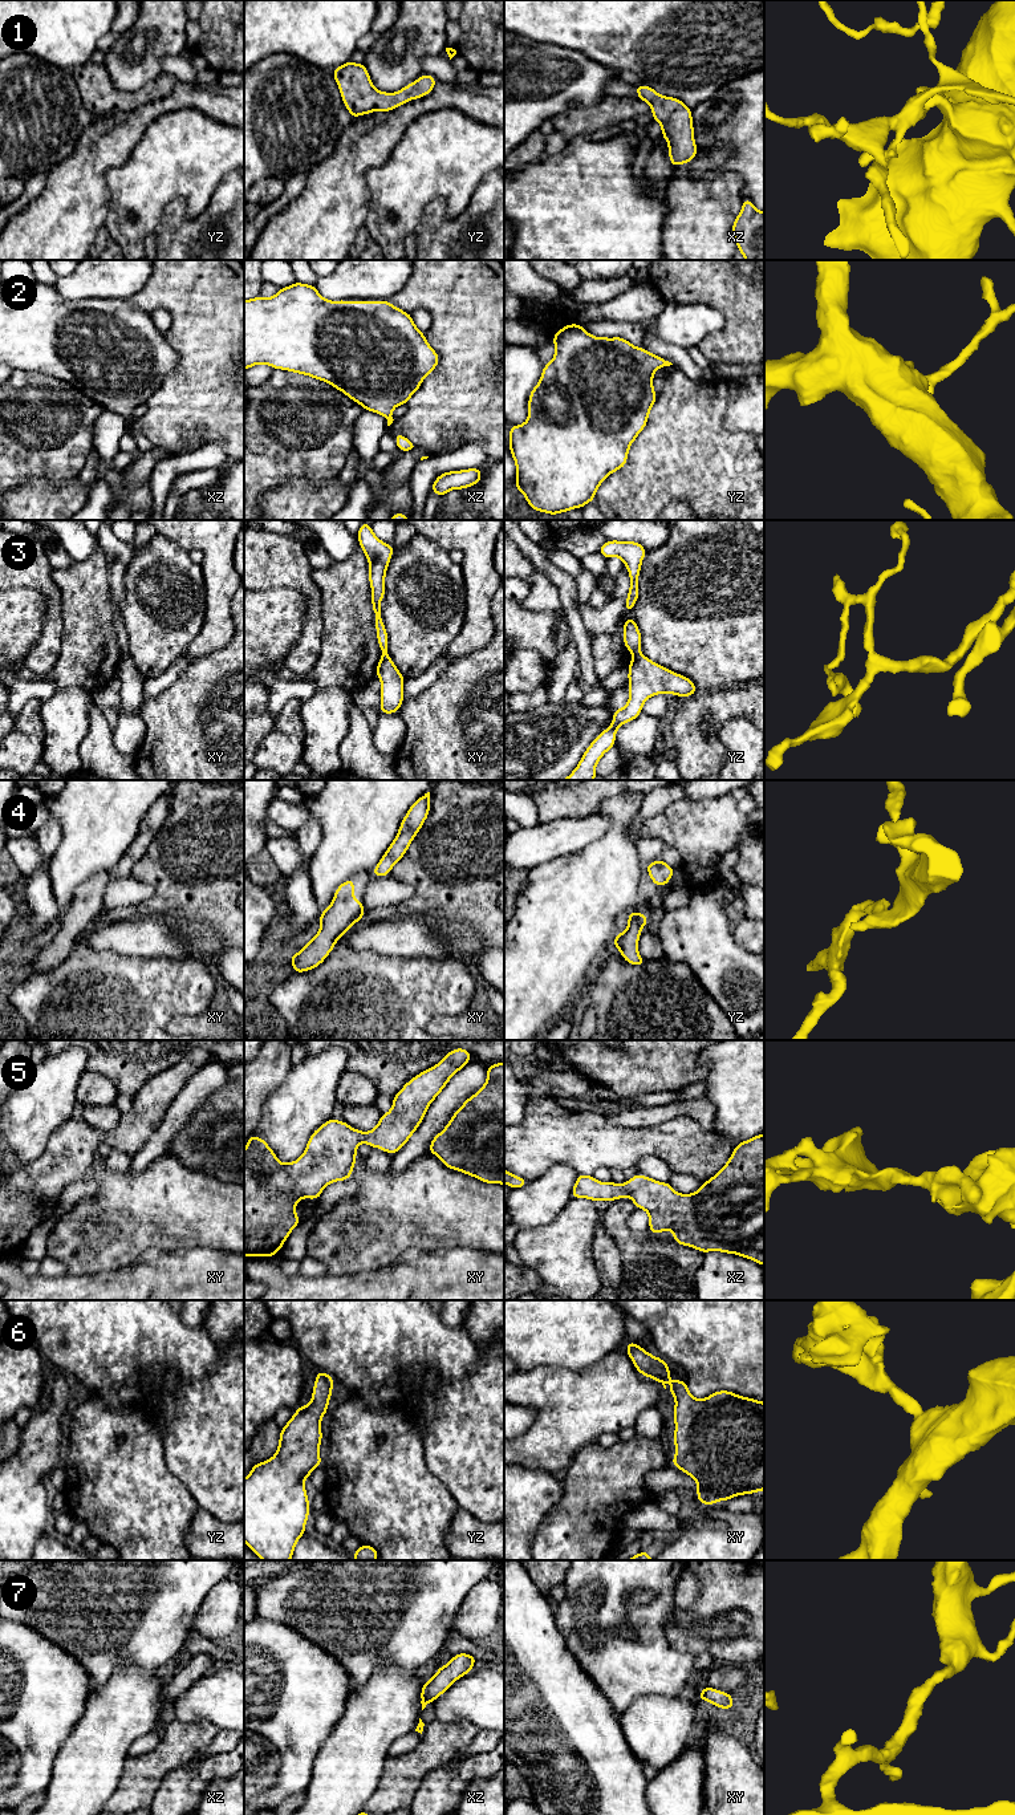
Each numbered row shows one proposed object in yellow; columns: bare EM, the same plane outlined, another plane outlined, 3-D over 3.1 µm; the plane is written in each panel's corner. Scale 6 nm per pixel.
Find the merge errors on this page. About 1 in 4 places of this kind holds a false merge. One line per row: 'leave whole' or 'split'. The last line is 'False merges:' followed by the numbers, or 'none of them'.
1: leave whole
2: leave whole
3: split
4: leave whole
5: leave whole
6: leave whole
7: leave whole
False merges: 3

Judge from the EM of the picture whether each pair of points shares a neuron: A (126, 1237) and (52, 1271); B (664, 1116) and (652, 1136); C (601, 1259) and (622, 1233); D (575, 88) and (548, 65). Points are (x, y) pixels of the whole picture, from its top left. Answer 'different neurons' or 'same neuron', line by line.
A: different neurons
B: different neurons
C: different neurons
D: same neuron

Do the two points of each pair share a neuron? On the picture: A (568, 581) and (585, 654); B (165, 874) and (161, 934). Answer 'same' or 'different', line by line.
A: same
B: different

